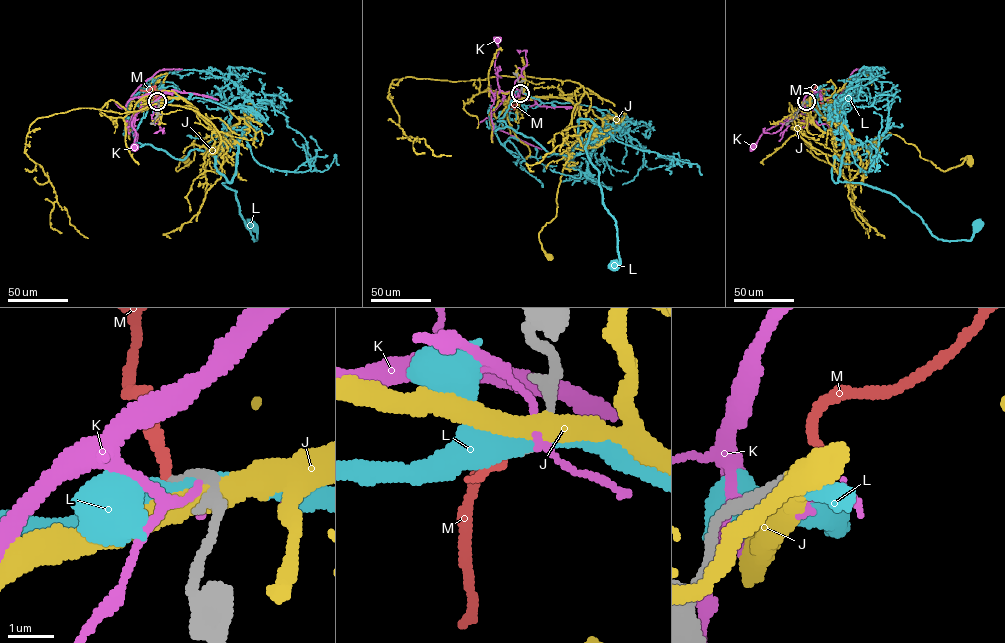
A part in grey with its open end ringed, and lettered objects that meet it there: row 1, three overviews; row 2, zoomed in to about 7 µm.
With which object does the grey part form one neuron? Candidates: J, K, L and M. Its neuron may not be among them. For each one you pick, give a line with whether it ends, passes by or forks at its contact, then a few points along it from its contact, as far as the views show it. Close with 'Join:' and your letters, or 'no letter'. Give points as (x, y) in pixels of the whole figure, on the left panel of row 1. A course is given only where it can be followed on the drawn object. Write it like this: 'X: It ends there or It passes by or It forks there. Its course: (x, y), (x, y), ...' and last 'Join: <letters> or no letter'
M: It ends there. Its course: (157, 101), (154, 86), (140, 90)
Join: M

